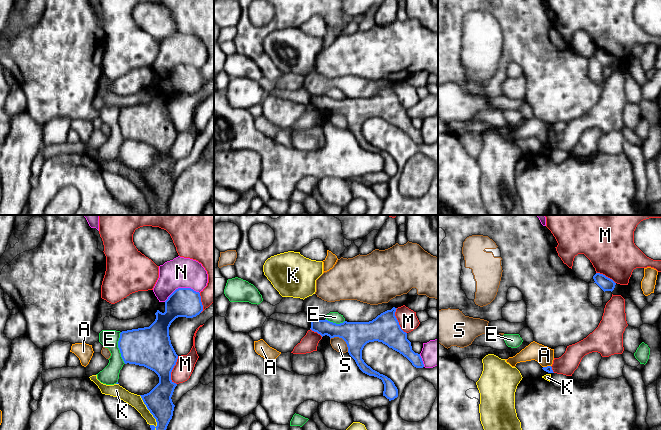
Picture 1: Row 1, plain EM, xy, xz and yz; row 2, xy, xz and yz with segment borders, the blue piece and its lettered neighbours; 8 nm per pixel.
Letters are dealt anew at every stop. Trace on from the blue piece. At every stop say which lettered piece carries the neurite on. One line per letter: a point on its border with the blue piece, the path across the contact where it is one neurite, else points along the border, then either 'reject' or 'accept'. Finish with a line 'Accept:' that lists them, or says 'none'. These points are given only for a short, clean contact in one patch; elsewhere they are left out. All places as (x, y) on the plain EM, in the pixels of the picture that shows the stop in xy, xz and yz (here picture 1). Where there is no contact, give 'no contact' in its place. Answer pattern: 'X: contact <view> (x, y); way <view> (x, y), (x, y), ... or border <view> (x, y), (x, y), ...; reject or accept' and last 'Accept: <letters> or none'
A: contact yz (547, 142); border yz (550, 141), (543, 143); reject
E: contact xy (119, 124); reject
K: contact xy (153, 192); reject
M: contact xy (172, 145); reject
N: contact xy (181, 64); reject
S: contact xz (342, 114); reject
Accept: none

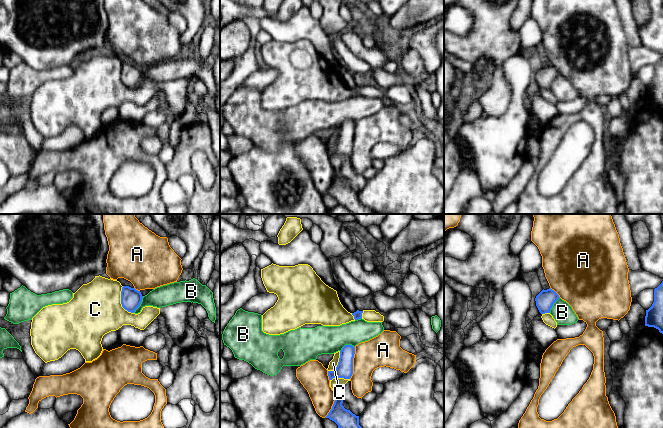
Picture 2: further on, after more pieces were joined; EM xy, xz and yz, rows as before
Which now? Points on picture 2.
A: contact xz (352, 139); reject
B: contact xy (140, 79); border xy (143, 72), (140, 81), (133, 88); reject
C: contact xy (121, 78); reject
Accept: none

